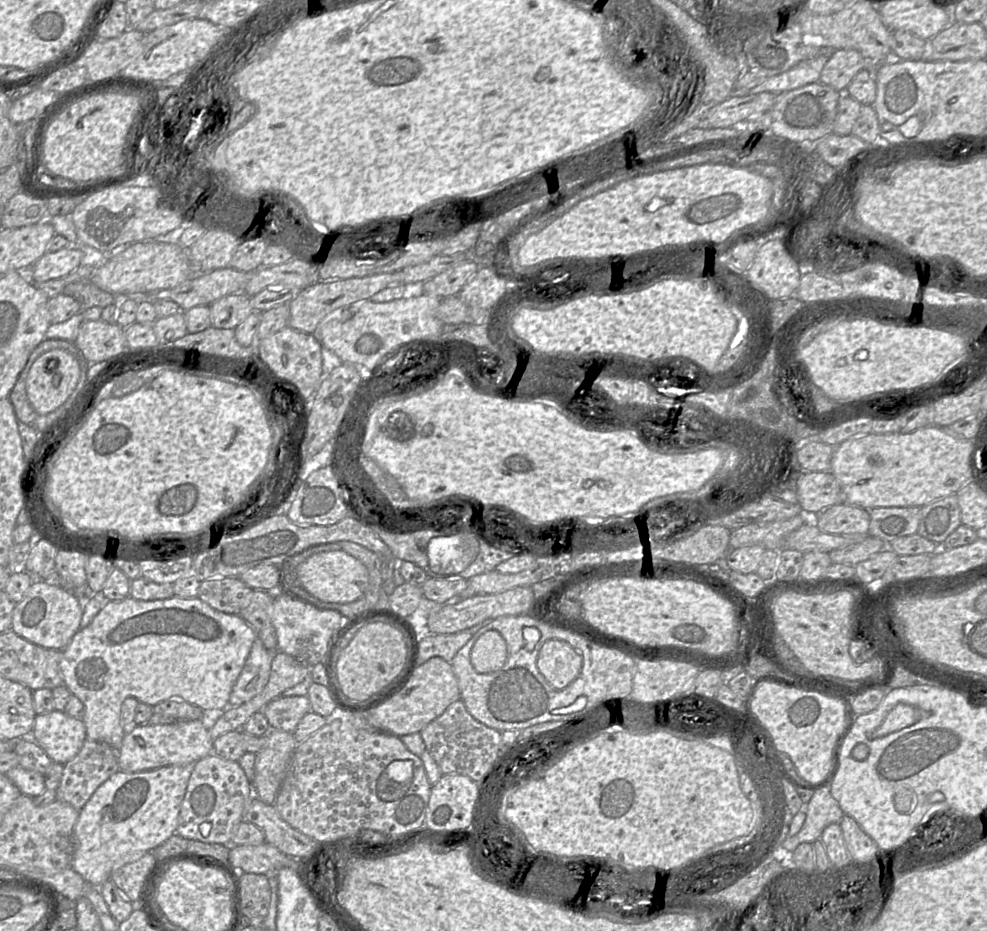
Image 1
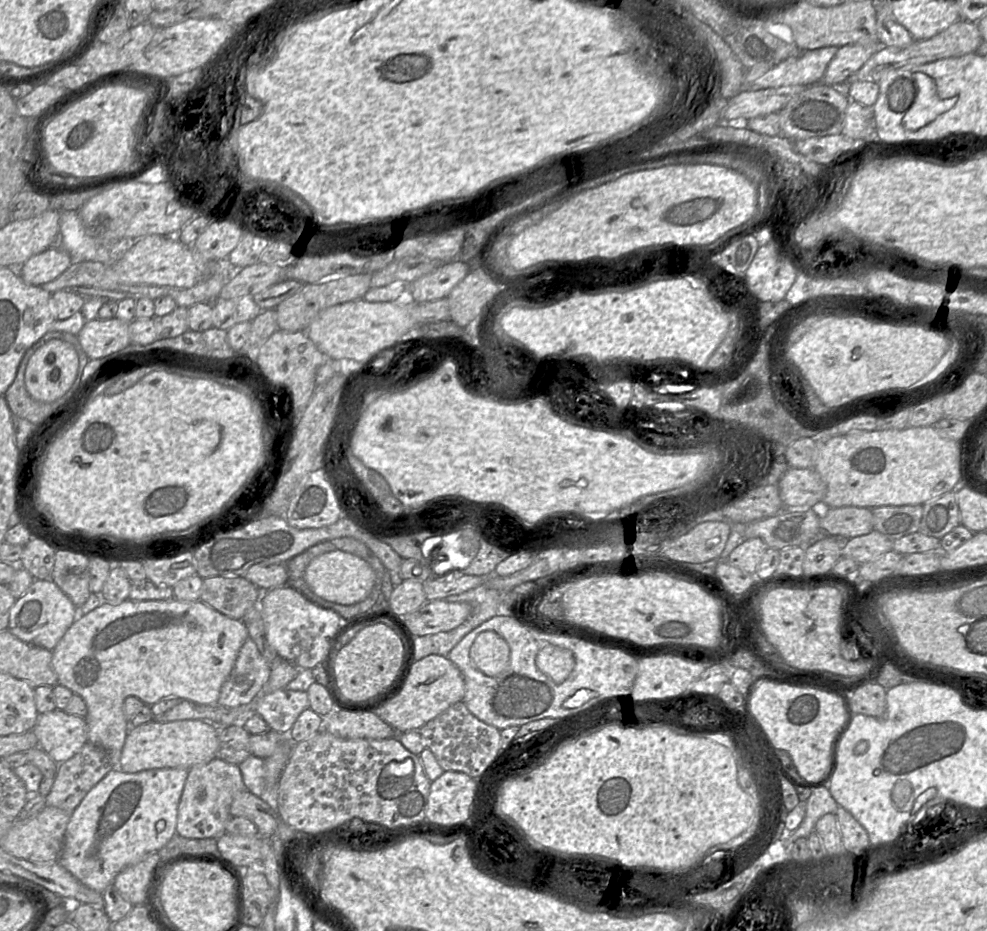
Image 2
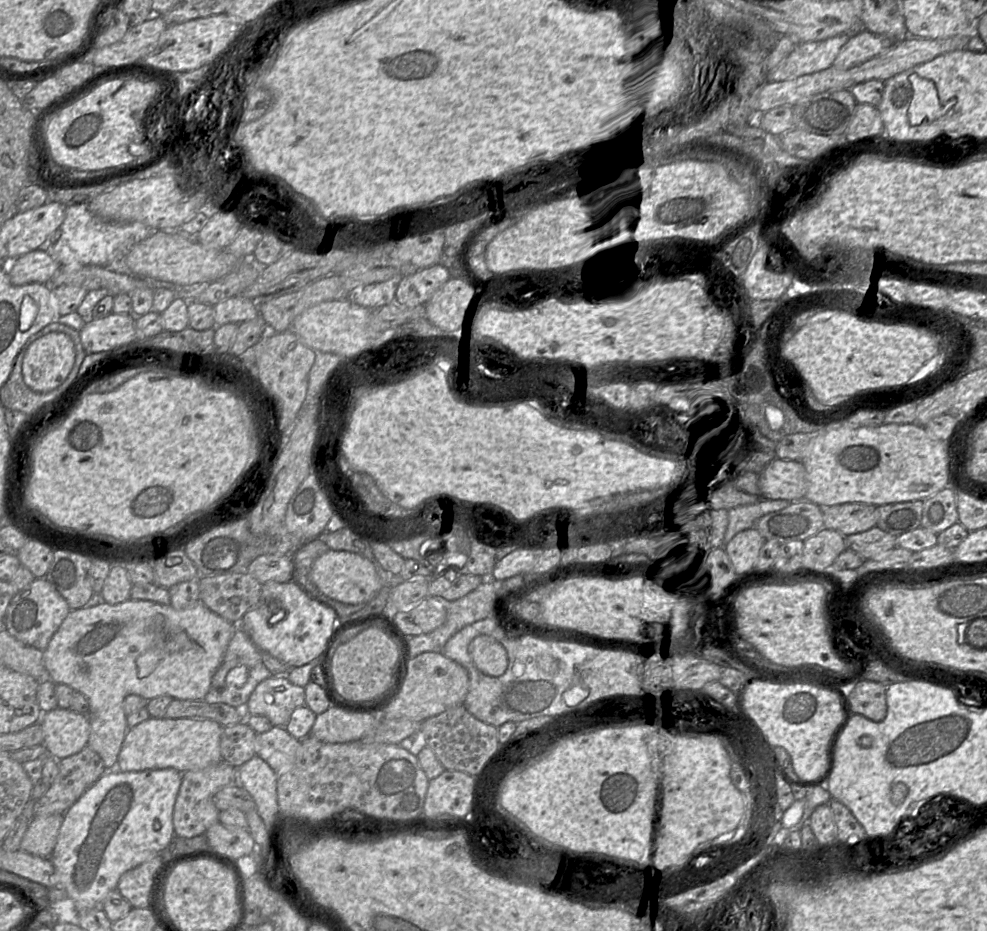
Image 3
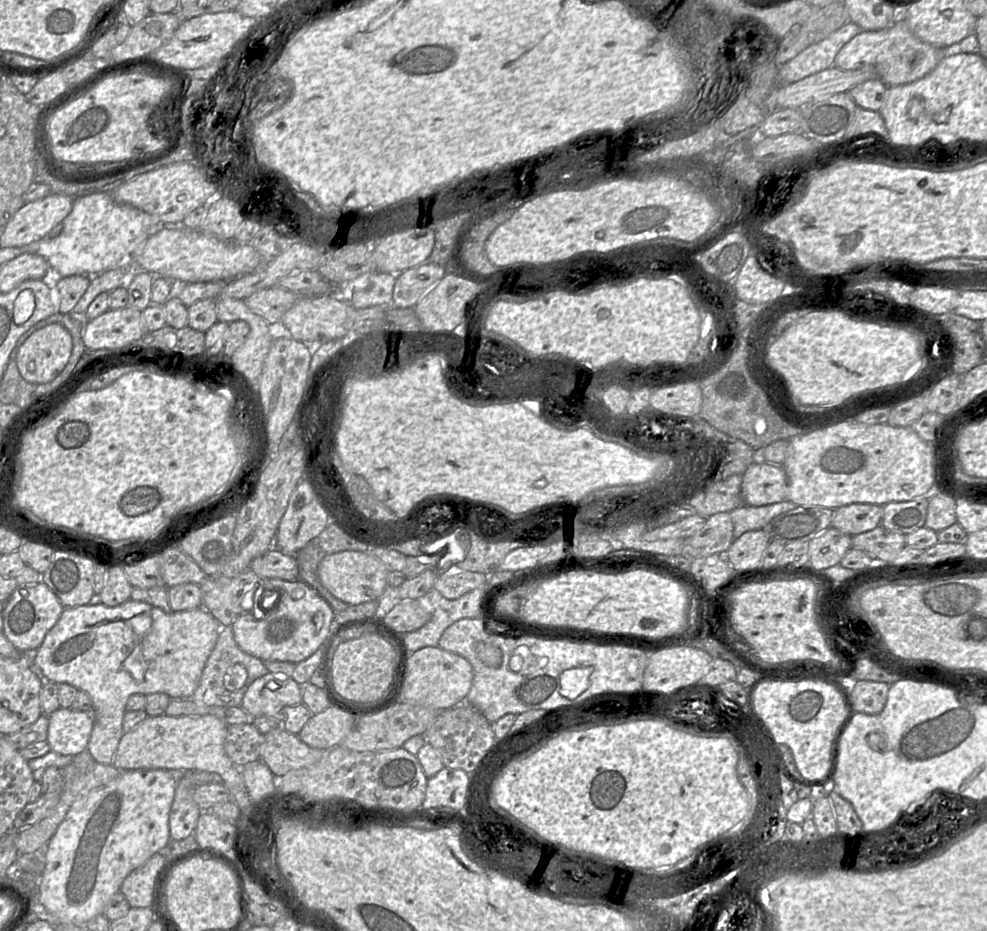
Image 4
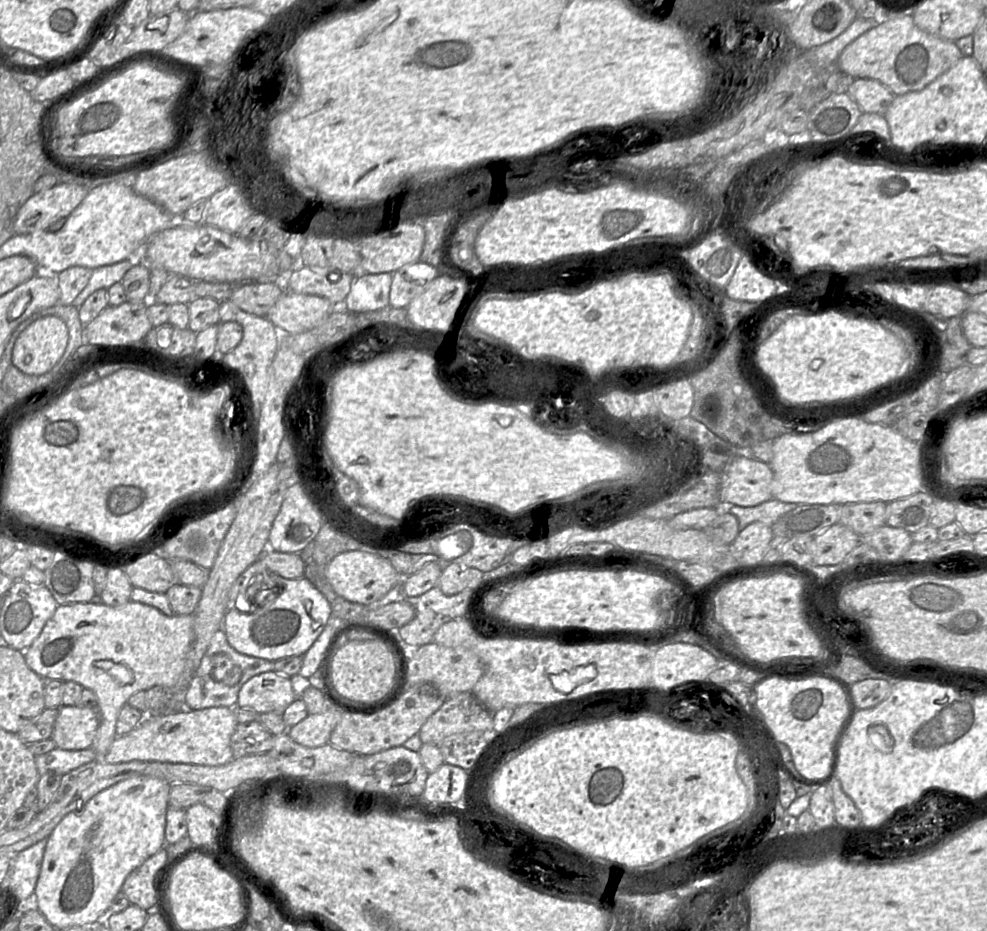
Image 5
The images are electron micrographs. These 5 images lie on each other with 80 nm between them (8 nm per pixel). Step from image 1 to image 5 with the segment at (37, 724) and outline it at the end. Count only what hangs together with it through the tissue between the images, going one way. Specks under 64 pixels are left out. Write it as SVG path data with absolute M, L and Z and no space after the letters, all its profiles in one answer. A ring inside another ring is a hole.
M61 706L51 738L61 749L85 750L92 748L99 725L96 708Z

